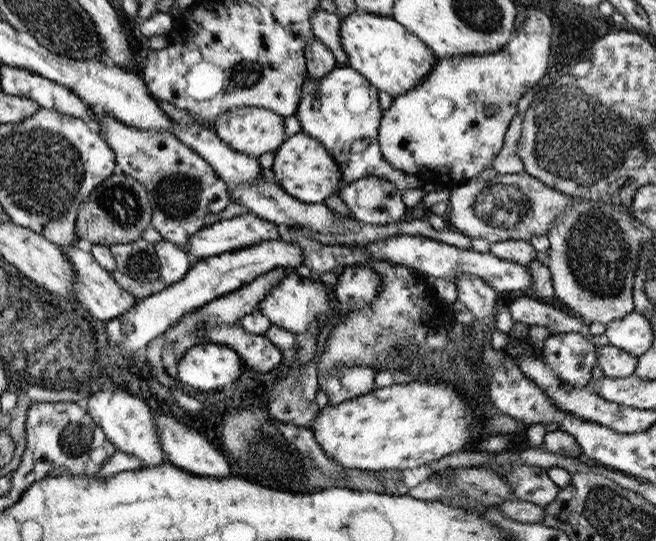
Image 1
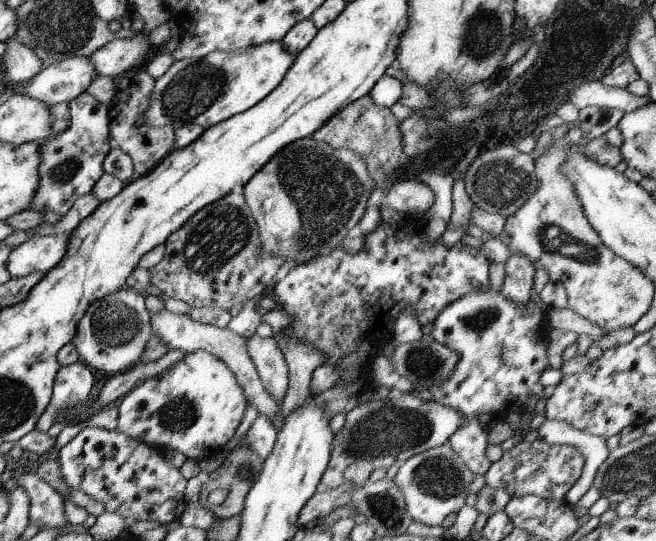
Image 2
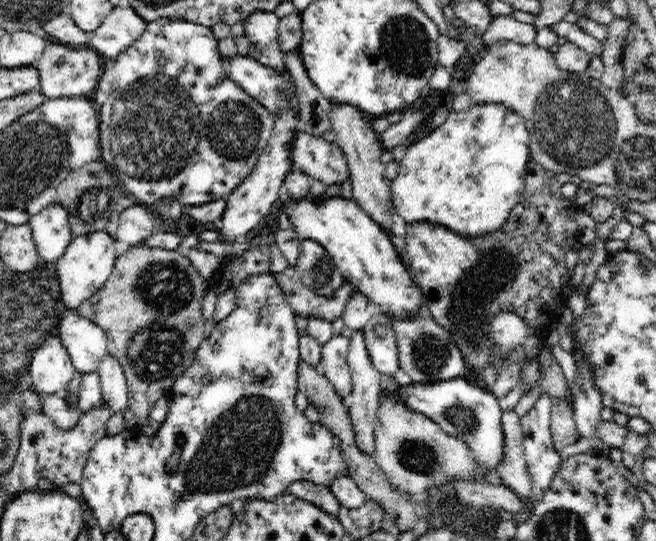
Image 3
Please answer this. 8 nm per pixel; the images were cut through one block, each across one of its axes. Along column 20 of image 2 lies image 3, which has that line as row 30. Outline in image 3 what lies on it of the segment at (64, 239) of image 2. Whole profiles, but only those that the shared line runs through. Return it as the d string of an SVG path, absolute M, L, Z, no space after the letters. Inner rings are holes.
M256 11L243 23L244 36L250 41L247 57L276 71L286 71L285 60L278 42L280 17L273 12Z

